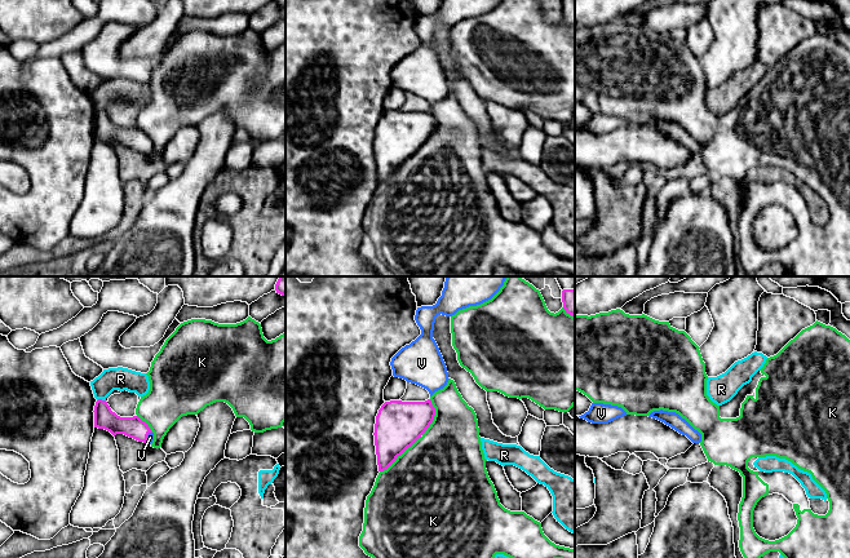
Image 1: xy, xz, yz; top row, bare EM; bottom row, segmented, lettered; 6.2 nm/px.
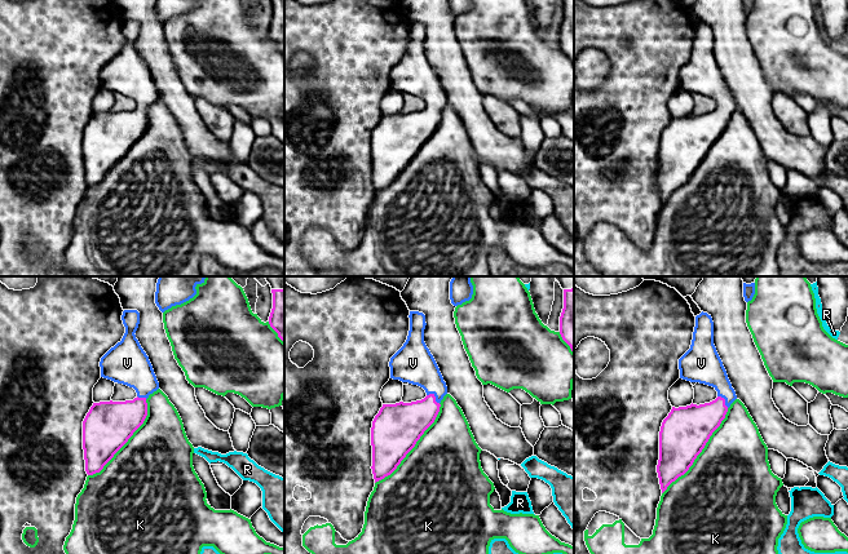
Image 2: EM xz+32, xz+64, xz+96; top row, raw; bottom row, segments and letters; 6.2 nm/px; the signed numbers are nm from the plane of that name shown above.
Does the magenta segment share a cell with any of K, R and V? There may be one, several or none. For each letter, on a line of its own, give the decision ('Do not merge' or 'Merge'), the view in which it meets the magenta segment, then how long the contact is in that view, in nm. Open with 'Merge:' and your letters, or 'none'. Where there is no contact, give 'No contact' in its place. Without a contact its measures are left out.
Merge: V
K: Do not merge. Touches magenta in xz. Shared border 340 nm
R: Do not merge. Touches magenta in xy. Shared border 60 nm
V: Merge. Touches magenta in xy. Shared border 80 nm

